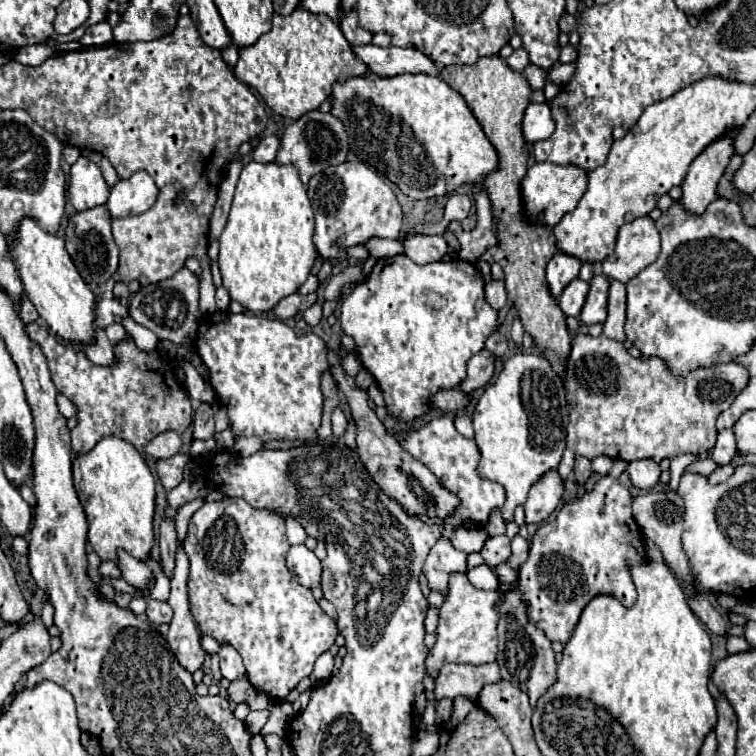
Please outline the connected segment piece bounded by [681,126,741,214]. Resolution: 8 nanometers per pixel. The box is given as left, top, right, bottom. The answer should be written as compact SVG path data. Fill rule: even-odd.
M739 126L731 128L717 140L713 140L689 166L687 178L683 180L681 204L691 212L705 212L705 208L717 198L717 184L723 176L731 156L735 154L733 142L741 132Z

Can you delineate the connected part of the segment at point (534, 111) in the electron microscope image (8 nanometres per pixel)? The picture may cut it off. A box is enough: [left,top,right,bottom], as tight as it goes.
[523,102,555,144]

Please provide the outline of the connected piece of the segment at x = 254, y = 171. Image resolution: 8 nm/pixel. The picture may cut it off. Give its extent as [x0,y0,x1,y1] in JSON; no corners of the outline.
[219,162,317,312]

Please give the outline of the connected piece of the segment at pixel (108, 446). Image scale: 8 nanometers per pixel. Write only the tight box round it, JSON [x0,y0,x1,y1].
[73,436,155,560]

